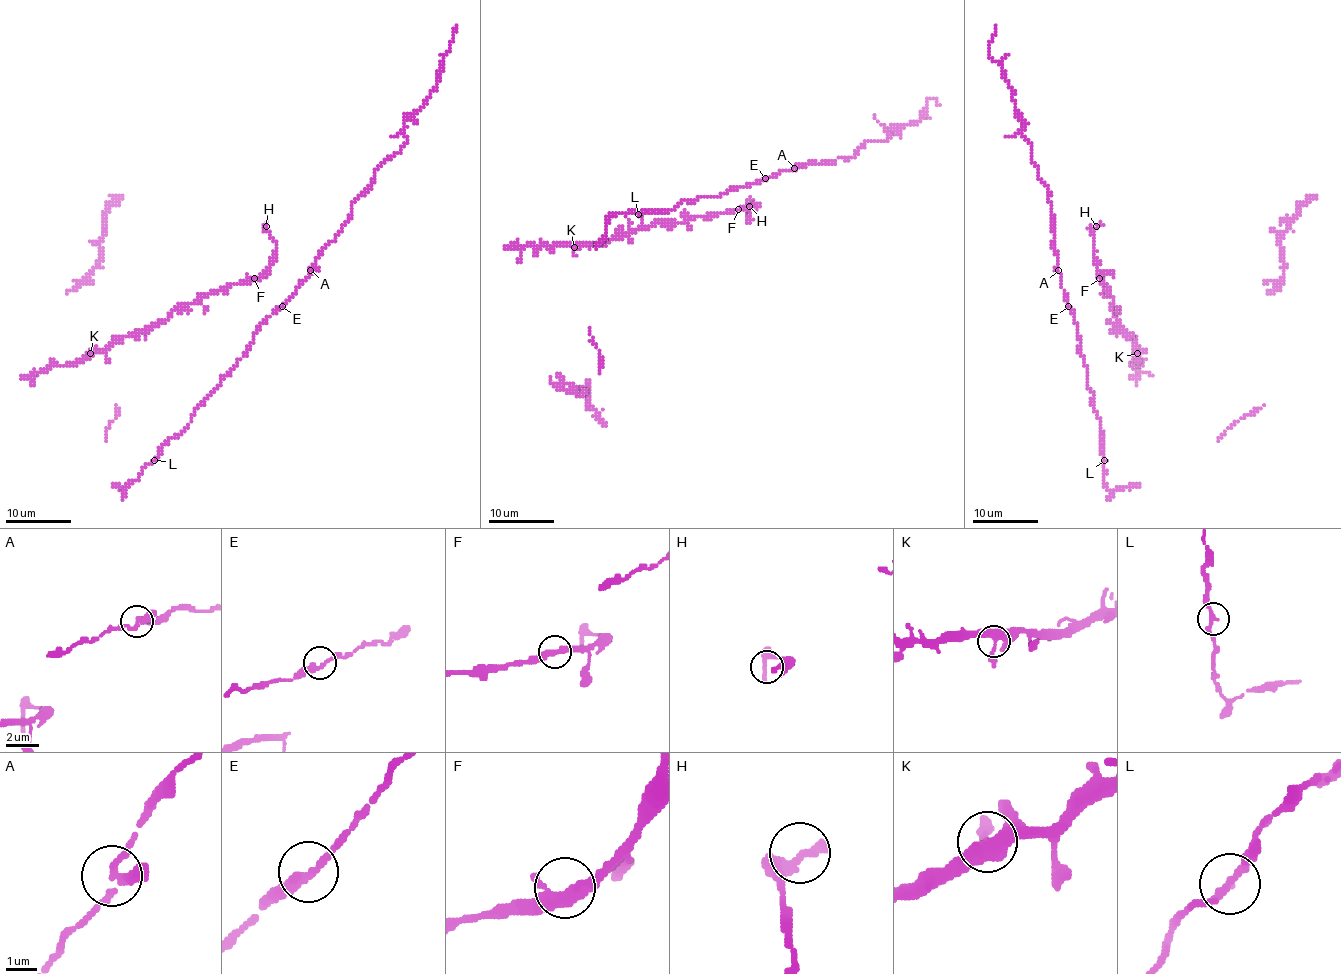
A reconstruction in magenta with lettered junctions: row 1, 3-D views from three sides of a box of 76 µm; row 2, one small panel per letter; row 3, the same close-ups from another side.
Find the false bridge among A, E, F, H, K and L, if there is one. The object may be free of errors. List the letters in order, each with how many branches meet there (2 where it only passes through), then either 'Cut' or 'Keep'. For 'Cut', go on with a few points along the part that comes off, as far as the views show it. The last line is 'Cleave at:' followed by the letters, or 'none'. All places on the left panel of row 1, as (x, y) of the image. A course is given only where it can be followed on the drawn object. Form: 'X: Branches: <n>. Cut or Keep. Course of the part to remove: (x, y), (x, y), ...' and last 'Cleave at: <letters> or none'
A: Branches: 3. Keep
E: Branches: 2. Keep
F: Branches: 3. Keep
H: Branches: 2. Keep
K: Branches: 3. Keep
L: Branches: 2. Keep
Cleave at: none

